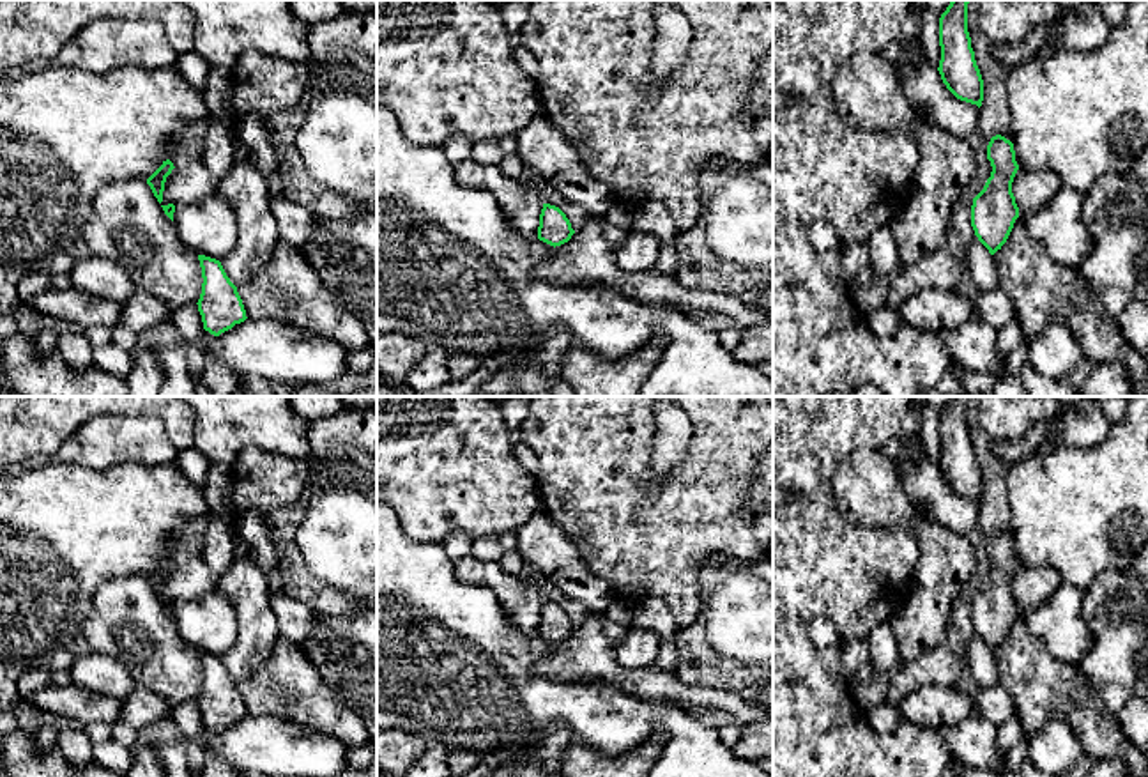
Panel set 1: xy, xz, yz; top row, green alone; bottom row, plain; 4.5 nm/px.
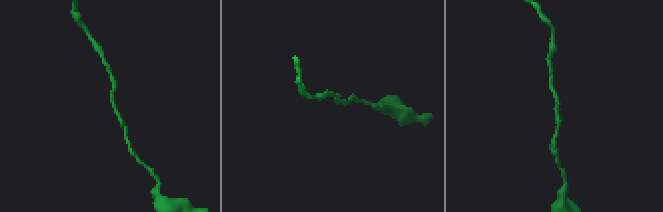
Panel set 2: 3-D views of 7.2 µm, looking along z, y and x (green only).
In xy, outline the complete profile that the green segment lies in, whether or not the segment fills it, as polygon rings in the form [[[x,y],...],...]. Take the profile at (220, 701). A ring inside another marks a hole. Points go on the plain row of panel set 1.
[[[198,651],[202,664],[202,690],[198,696],[198,708],[202,712],[203,726],[214,733],[244,719],[246,706],[237,683],[226,673],[219,657]]]

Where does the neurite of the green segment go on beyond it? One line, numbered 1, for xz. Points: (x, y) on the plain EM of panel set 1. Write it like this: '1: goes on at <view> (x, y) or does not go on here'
1: does not go on here

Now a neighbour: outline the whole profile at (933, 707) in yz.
[[[923,685],[909,692],[899,704],[899,715],[930,731],[950,729],[976,713],[975,697],[957,687]]]

